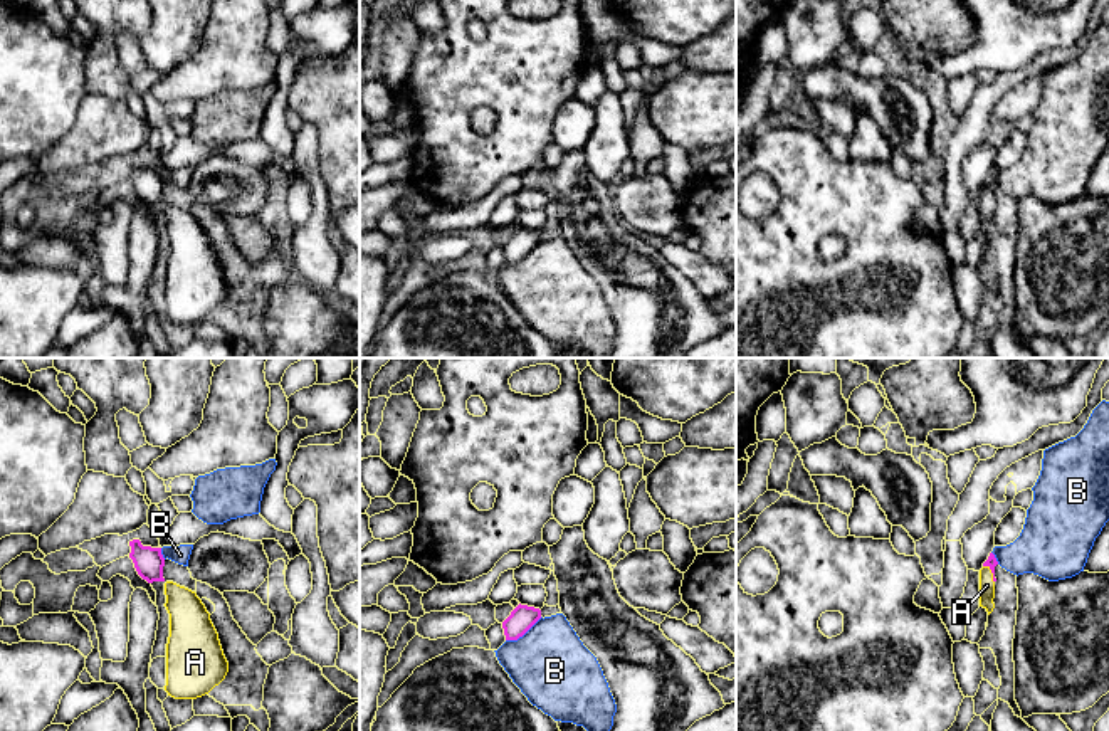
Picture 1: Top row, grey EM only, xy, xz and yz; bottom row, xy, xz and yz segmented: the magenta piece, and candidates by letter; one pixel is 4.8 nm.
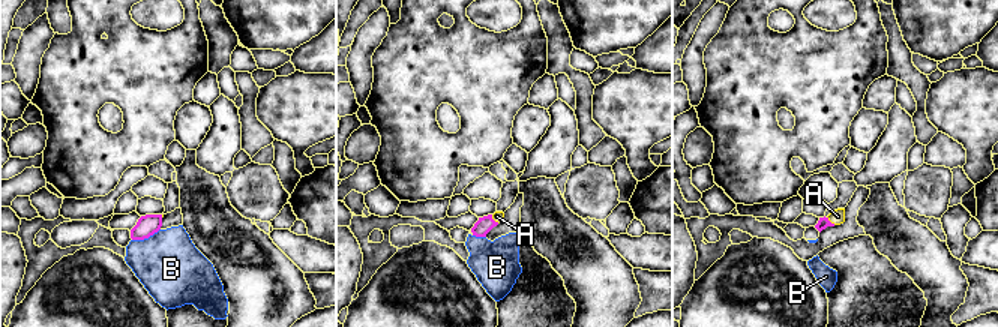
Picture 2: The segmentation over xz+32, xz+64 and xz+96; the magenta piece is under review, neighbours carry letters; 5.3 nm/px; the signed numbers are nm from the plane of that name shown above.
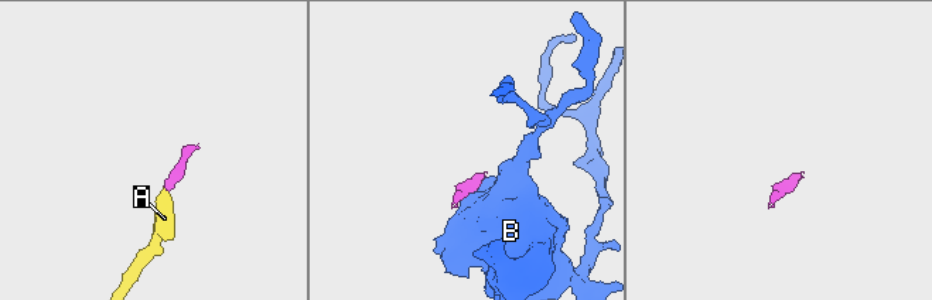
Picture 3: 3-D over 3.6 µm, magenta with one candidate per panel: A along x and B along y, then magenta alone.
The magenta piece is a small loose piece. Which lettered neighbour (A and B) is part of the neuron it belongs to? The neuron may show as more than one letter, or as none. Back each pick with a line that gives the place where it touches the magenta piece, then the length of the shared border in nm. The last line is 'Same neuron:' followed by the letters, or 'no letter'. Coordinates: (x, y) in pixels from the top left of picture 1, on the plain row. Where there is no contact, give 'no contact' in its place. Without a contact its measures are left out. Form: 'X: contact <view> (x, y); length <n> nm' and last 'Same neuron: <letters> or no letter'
A: contact yz (992, 195); length 100 nm
Same neuron: A

